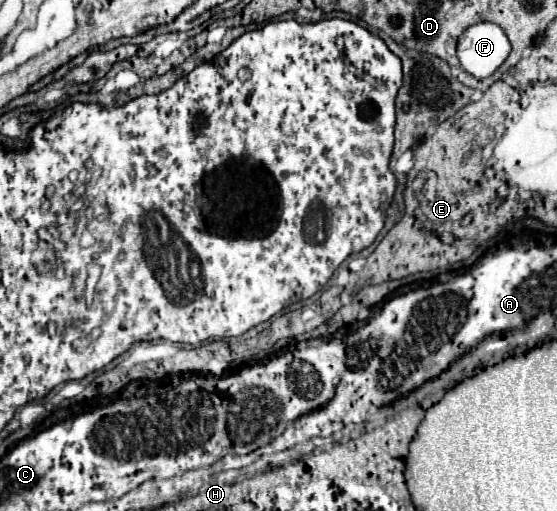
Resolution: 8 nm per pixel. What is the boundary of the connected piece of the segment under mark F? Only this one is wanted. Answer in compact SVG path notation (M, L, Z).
M488 21L470 25L458 37L458 59L466 73L484 79L490 77L508 57L510 41L506 33Z

